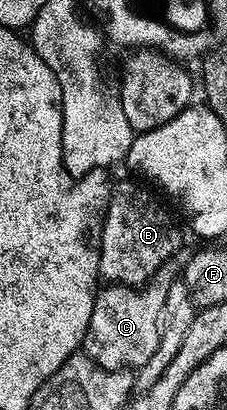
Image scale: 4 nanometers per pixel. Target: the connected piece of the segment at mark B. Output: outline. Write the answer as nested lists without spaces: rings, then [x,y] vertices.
[[[133,182],[112,187],[109,204],[105,207],[99,260],[99,274],[106,283],[141,288],[156,276],[164,262],[174,257],[173,253],[180,246],[181,234],[172,216],[143,187]]]

